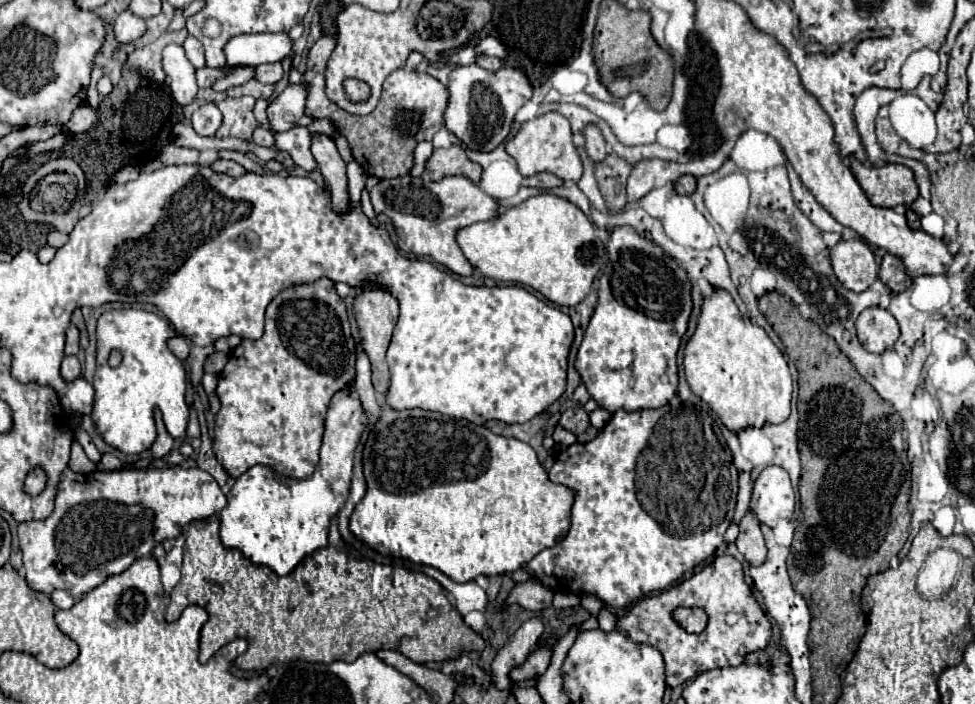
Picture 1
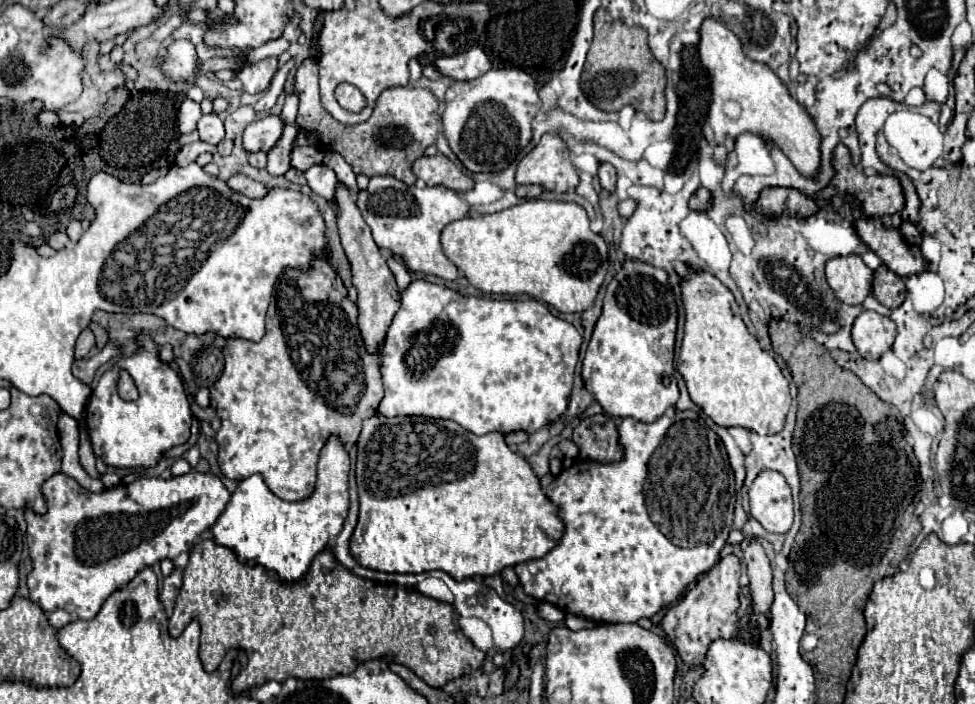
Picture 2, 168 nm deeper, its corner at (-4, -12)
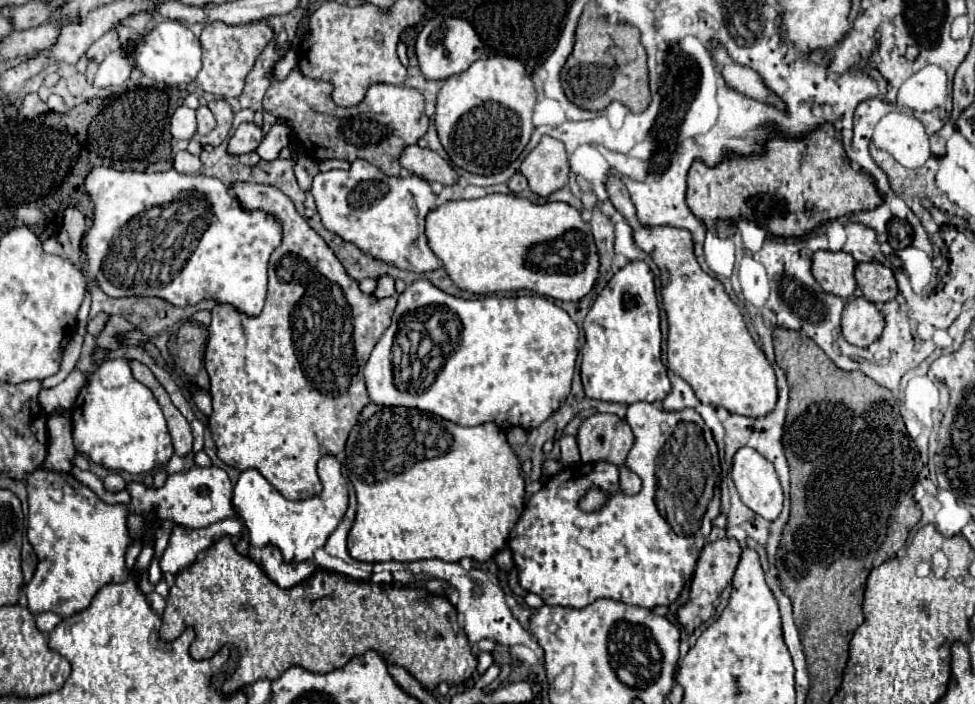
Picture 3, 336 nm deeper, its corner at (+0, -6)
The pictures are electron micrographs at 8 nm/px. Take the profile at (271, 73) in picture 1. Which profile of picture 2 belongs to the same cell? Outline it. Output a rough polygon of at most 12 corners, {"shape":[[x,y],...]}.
{"shape":[[255,62],[239,72],[245,92],[269,88],[277,62]]}

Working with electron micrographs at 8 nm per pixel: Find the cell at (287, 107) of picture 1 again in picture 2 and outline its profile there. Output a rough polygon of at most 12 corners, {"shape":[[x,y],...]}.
{"shape":[[269,114],[243,132],[247,152],[269,152],[285,122]]}

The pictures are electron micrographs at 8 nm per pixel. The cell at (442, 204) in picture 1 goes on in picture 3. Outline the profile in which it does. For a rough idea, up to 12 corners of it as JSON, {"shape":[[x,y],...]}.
{"shape":[[365,160],[319,172],[323,226],[371,258],[419,274],[441,262],[419,176]]}

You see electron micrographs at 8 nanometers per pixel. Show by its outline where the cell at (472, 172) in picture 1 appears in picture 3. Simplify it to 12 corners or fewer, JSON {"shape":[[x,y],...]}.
{"shape":[[405,146],[399,162],[429,182],[457,182],[437,152]]}

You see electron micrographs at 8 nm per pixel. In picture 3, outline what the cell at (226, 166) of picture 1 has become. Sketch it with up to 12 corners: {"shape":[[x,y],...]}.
{"shape":[[273,186],[259,316],[211,310],[217,456],[317,496],[397,300]]}

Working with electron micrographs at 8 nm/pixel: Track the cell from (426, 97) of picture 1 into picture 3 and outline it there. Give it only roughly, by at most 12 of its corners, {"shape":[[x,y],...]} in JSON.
{"shape":[[297,68],[263,108],[309,158],[363,158],[399,176],[429,126],[413,88],[373,84],[361,104]]}

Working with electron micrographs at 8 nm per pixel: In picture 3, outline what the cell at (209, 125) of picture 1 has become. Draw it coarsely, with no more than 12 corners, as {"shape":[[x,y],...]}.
{"shape":[[207,106],[197,108],[197,134],[215,128],[215,116]]}

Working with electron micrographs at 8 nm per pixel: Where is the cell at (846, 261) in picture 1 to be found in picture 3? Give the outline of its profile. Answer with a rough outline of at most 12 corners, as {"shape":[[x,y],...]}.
{"shape":[[817,250],[811,272],[827,294],[855,290],[857,262],[847,252]]}

